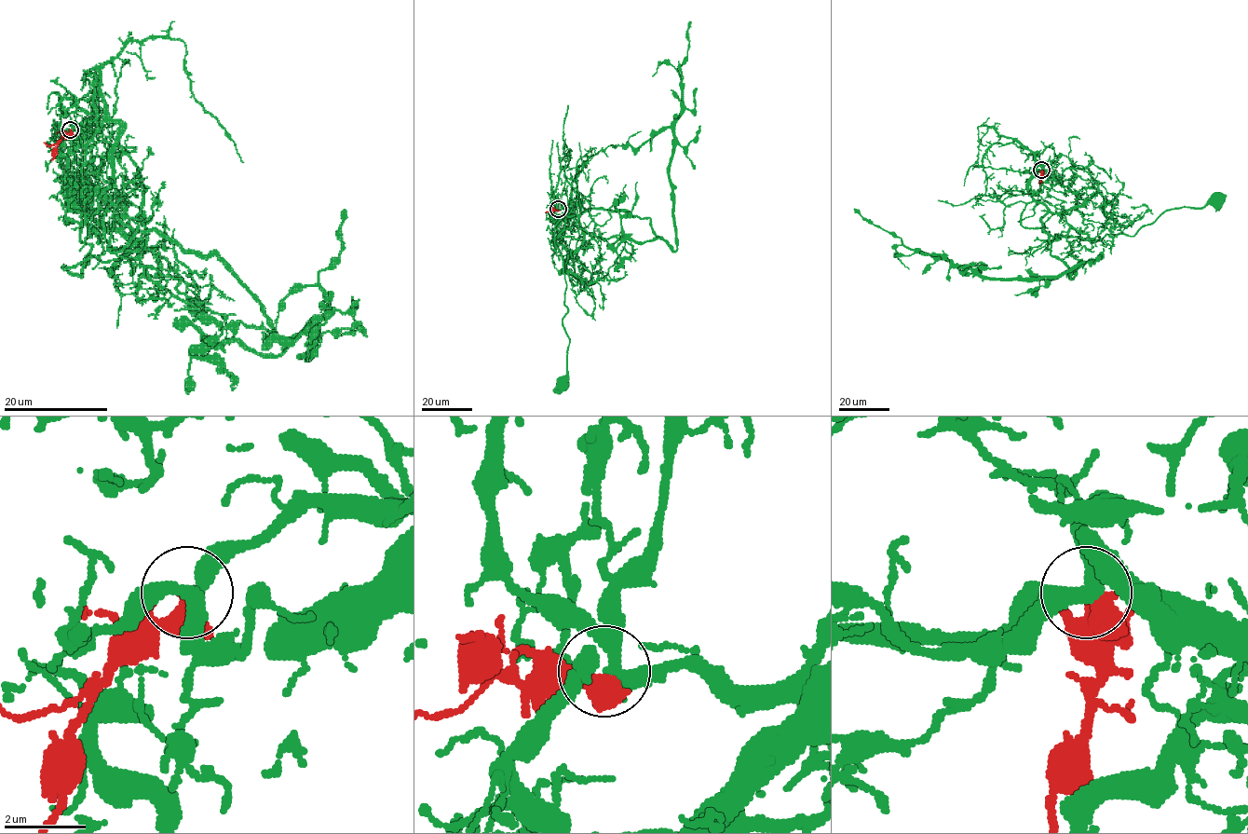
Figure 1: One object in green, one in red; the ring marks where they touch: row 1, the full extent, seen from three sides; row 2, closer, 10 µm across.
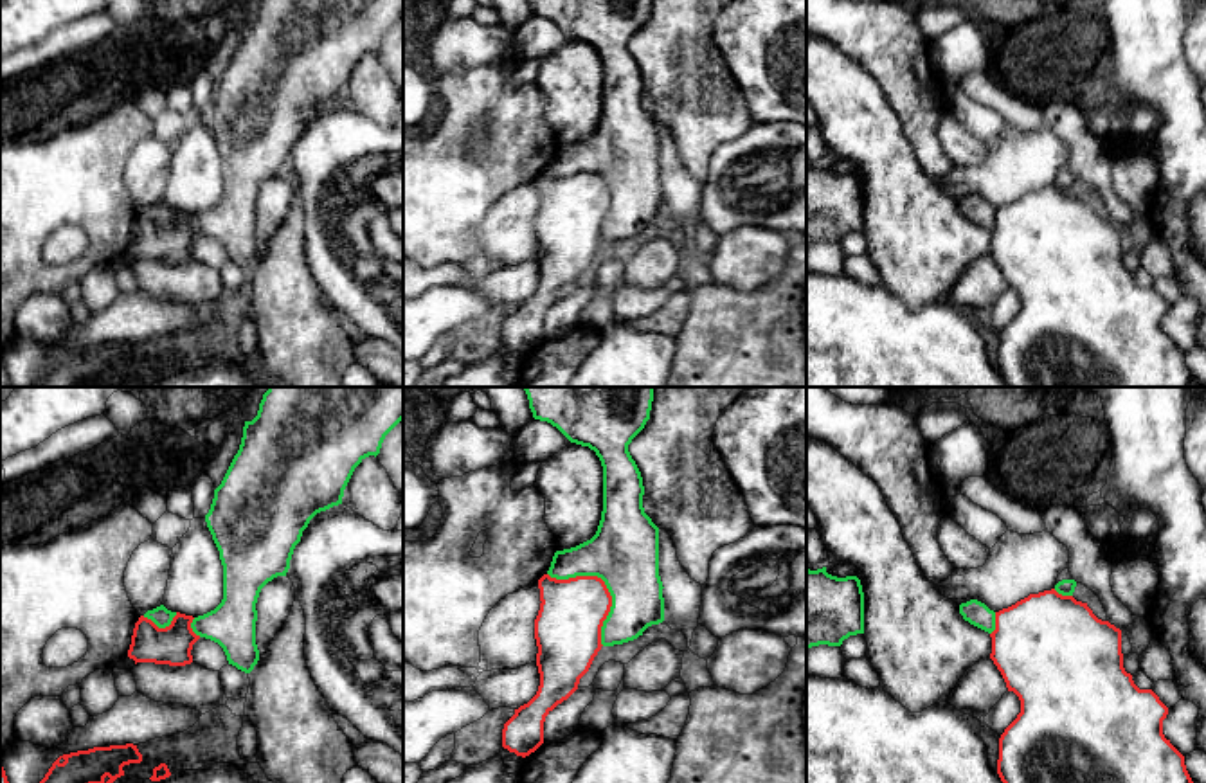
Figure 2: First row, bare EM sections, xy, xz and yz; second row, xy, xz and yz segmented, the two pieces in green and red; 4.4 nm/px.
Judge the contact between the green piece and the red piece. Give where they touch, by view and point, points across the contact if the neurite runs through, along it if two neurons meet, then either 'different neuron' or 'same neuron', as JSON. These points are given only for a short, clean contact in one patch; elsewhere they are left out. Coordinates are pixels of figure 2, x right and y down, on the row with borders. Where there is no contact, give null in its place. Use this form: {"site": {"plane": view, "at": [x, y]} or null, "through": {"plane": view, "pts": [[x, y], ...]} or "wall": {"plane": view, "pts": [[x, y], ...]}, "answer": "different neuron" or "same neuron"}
{"site": {"plane": "xz", "at": [605, 584]}, "wall": {"plane": "xz", "pts": [[548, 573], [603, 582], [611, 596], [603, 645]]}, "answer": "different neuron"}

